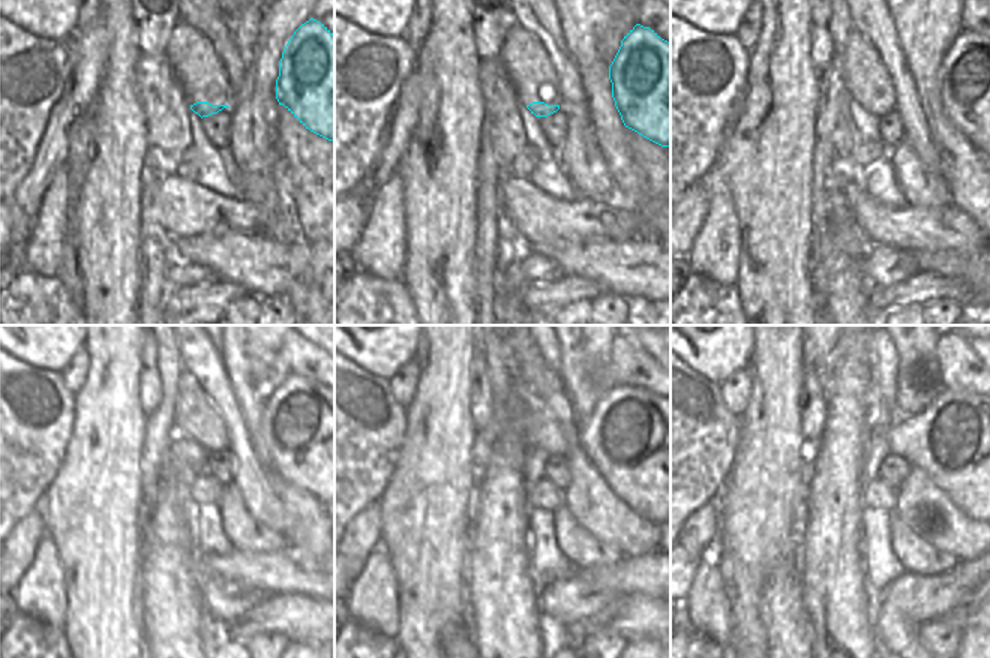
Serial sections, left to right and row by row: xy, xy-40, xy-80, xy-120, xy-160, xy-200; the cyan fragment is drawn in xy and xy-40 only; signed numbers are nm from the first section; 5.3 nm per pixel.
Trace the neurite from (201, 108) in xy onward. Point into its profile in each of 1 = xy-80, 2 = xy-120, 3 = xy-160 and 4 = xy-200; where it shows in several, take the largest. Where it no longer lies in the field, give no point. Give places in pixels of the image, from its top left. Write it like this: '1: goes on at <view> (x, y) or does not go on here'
1: goes on at xy-80 (875, 108)
2: goes on at xy-120 (209, 444)
3: goes on at xy-160 (557, 445)
4: goes on at xy-200 (975, 448)

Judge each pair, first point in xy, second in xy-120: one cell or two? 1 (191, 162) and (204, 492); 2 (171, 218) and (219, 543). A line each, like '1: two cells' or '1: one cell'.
1: one cell
2: two cells

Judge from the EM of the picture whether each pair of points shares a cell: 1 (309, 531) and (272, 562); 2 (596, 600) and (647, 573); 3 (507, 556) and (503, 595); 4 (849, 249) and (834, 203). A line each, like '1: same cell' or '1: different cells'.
1: different cells
2: different cells
3: same cell
4: same cell

